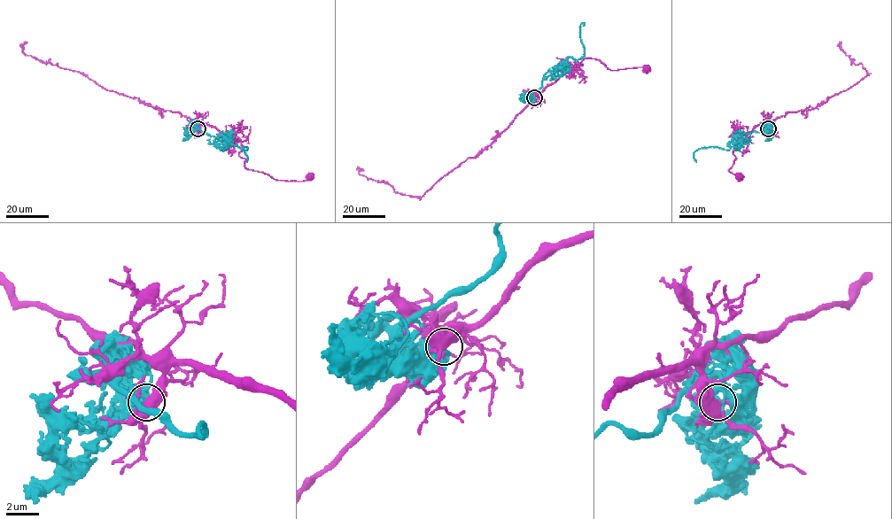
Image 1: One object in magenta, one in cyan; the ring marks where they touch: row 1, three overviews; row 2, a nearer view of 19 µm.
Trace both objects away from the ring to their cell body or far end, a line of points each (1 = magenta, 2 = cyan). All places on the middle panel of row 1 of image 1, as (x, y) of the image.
1: (535, 97), (577, 67), (577, 62), (581, 65), (585, 58), (599, 59), (614, 70), (645, 69)
2: (534, 97), (530, 96), (539, 89), (546, 74), (568, 57), (578, 59), (584, 56), (580, 25), (584, 26)

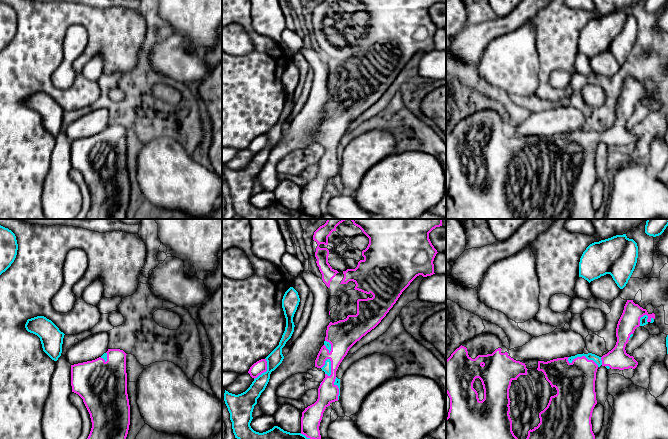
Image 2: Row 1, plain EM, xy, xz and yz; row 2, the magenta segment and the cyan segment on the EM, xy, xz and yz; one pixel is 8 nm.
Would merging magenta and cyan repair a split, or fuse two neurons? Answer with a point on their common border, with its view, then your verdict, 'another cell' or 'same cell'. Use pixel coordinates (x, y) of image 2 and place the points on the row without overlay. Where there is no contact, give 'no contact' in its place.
contact yz (582, 132); another cell

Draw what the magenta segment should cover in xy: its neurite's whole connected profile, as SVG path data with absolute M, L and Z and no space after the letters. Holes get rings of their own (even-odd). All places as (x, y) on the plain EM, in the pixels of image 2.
M108 125L107 136L99 133L92 137L71 141L72 168L78 170L90 190L92 204L86 219L126 219L130 201L130 181L127 170L126 129L120 125Z

